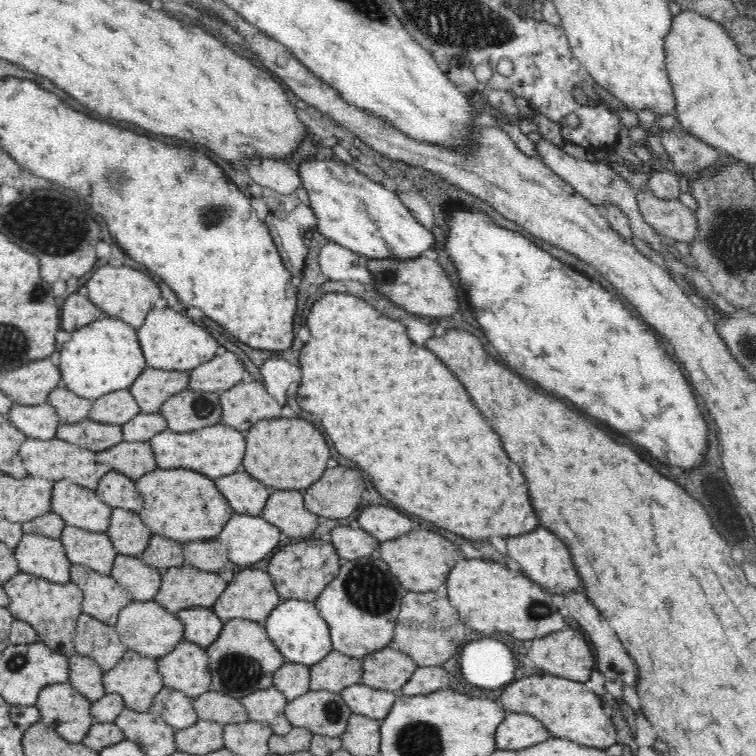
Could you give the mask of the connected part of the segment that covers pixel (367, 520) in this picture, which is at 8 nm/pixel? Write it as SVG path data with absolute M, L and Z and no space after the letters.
M386 506L364 507L356 520L361 530L380 542L394 540L396 536L402 536L404 532L412 530L412 522L408 516Z

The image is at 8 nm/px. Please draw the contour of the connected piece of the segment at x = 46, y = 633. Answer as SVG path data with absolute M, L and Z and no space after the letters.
M19 571L4 583L5 595L9 597L8 610L14 619L28 622L38 632L39 642L63 655L75 652L76 622L81 610L82 593L72 581L56 584L36 575Z

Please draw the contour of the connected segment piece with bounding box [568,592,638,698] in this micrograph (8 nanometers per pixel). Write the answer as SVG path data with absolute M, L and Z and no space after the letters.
M570 592L570 608L572 608L572 616L574 620L580 624L582 628L582 634L588 636L588 640L592 642L594 646L594 652L596 652L595 664L598 664L597 670L602 672L606 676L606 690L610 696L614 698L622 698L622 692L624 687L634 686L636 684L636 678L638 678L638 668L634 664L634 660L628 656L628 652L624 650L622 642L616 638L614 630L610 628L610 624L600 616L598 608L584 596L584 594L578 594L578 592Z

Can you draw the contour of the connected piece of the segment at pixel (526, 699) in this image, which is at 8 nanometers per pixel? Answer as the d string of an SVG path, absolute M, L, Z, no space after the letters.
M528 676L512 682L500 696L500 706L508 713L522 713L538 719L552 737L573 740L585 747L605 750L616 742L616 725L603 700L584 683L559 676Z

